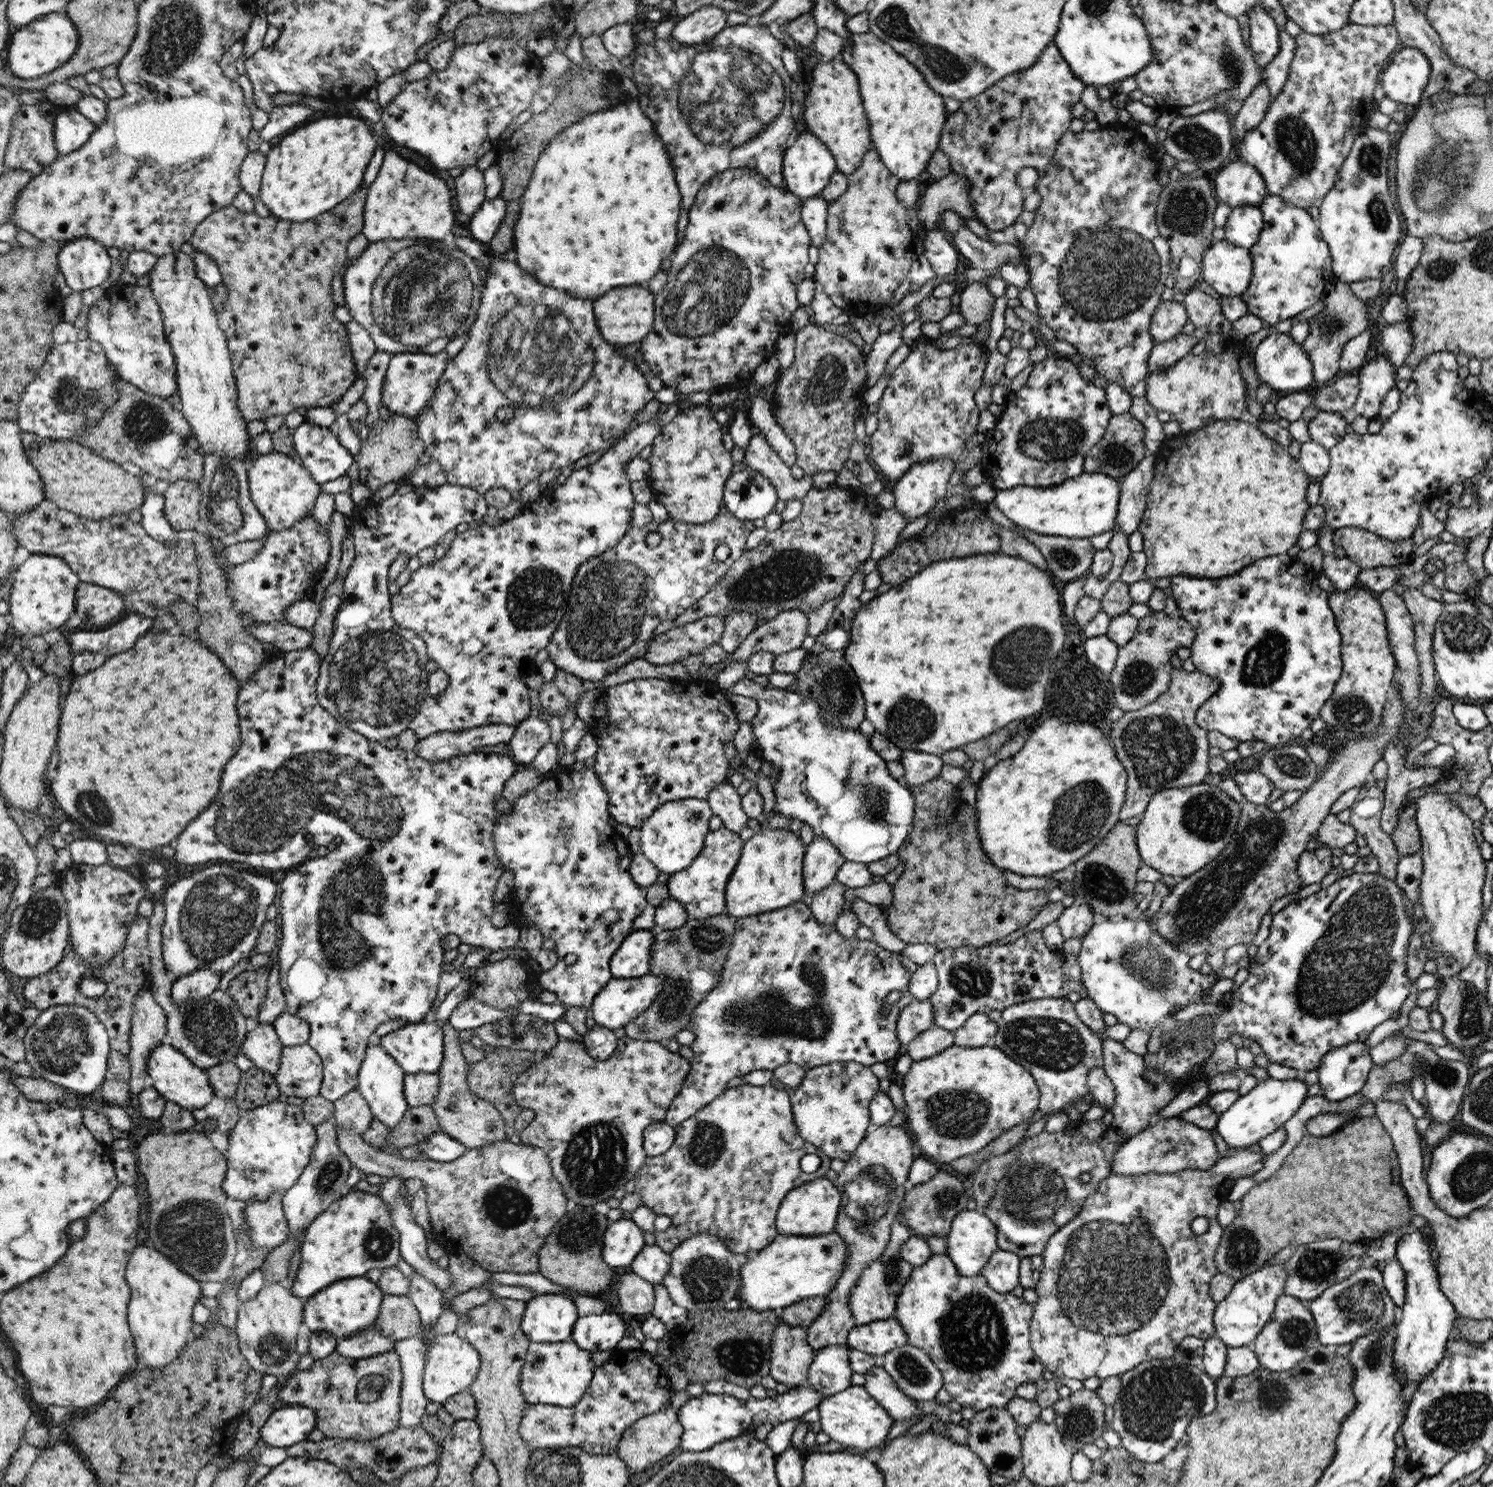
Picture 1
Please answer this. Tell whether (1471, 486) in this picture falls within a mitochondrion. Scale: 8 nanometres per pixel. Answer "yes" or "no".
no

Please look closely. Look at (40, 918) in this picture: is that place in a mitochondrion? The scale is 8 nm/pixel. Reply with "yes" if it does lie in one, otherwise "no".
yes

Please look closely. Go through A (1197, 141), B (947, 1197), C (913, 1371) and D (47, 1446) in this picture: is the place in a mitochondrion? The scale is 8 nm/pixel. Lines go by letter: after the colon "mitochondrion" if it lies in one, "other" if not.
A: mitochondrion
B: mitochondrion
C: mitochondrion
D: other

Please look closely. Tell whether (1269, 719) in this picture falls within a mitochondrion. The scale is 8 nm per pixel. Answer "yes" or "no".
no

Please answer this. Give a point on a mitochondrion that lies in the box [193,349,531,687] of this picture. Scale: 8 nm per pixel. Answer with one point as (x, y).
(226, 510)

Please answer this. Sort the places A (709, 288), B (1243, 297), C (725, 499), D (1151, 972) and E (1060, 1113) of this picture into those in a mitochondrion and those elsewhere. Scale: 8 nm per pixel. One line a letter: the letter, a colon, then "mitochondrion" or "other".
A: mitochondrion
B: other
C: other
D: mitochondrion
E: other

